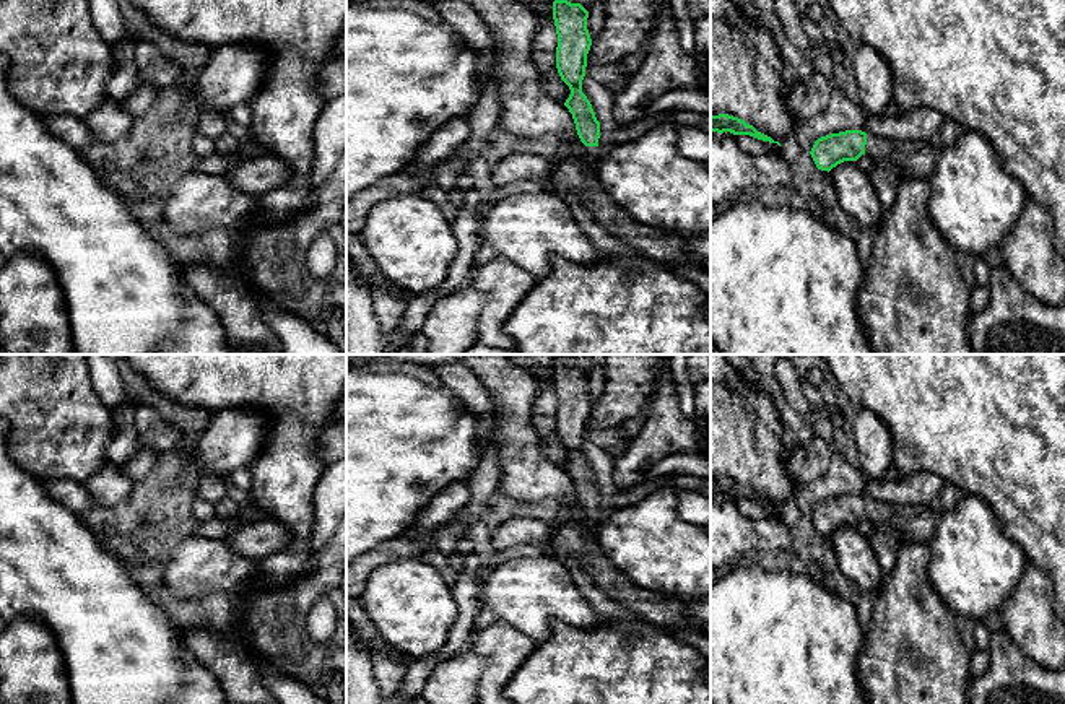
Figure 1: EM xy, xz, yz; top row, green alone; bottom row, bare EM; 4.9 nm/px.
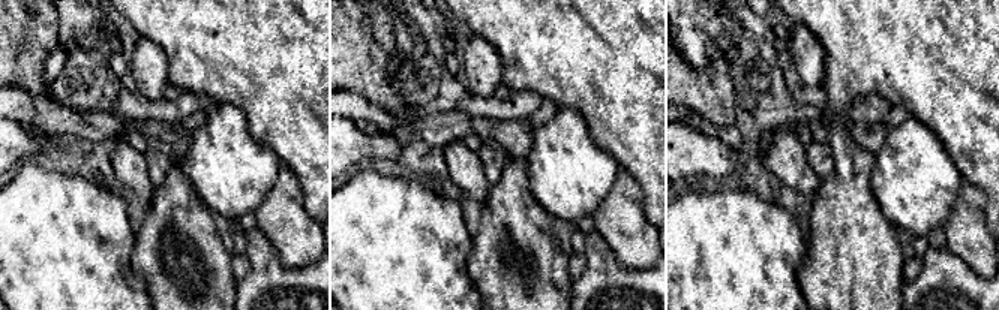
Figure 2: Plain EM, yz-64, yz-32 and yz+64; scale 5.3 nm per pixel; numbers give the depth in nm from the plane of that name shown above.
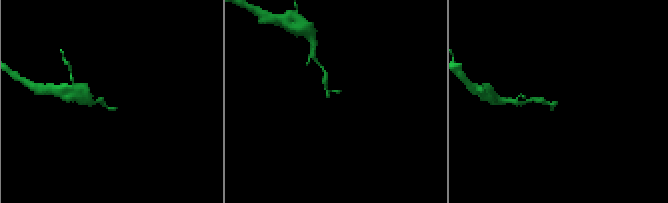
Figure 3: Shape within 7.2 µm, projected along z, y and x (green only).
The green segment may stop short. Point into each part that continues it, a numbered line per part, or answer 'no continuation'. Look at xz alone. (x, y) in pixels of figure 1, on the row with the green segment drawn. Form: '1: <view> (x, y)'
1: xz (591, 153)

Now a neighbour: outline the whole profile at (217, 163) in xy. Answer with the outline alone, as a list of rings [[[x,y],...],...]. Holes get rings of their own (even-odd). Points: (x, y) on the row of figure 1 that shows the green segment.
[[[236,151],[228,156],[213,153],[208,158],[198,159],[195,166],[192,167],[192,171],[220,176],[220,174],[226,174],[228,171],[234,169],[246,159],[247,158],[241,156]]]

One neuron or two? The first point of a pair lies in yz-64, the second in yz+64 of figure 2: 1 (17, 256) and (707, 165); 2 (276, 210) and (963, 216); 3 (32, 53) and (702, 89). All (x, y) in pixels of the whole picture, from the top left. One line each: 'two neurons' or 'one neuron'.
1: two neurons
2: one neuron
3: one neuron

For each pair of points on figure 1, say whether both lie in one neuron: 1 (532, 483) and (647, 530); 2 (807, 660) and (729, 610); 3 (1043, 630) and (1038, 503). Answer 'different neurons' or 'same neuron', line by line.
1: different neurons
2: same neuron
3: different neurons

